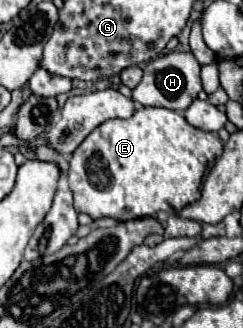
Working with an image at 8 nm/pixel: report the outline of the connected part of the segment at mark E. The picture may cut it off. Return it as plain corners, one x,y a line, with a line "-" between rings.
140,108
134,116
126,120
106,120
96,126
84,142
74,150
68,168
68,184
74,194
76,212
84,212
90,218
118,218
118,220
134,220
140,216
154,216
158,212
180,210
186,204
192,204
200,198
202,178
208,166
220,158
222,142
218,134
198,130
186,122
186,118
168,108

